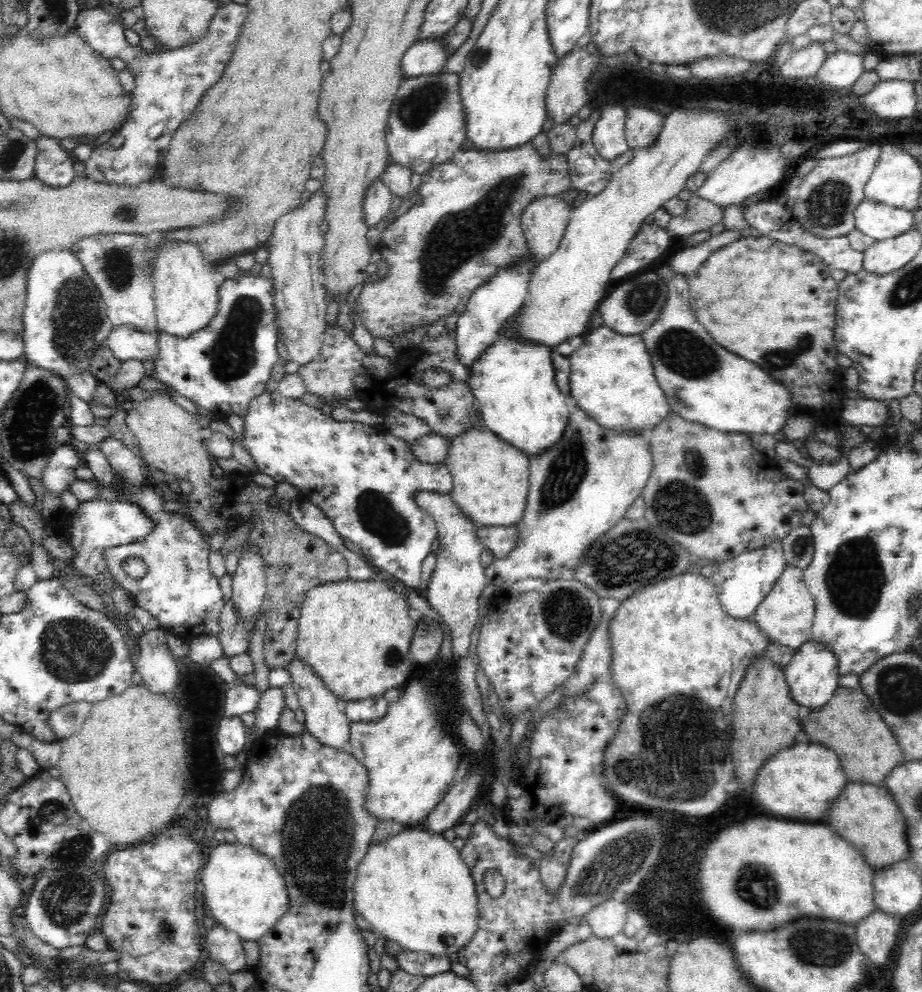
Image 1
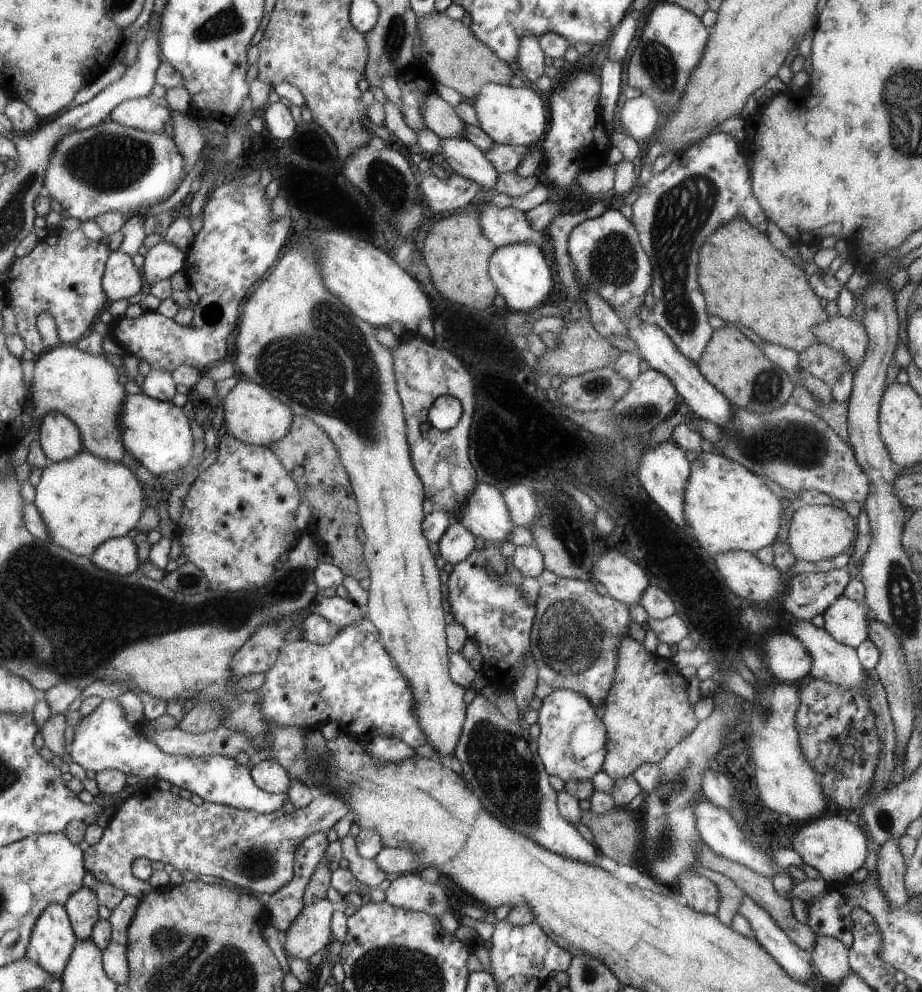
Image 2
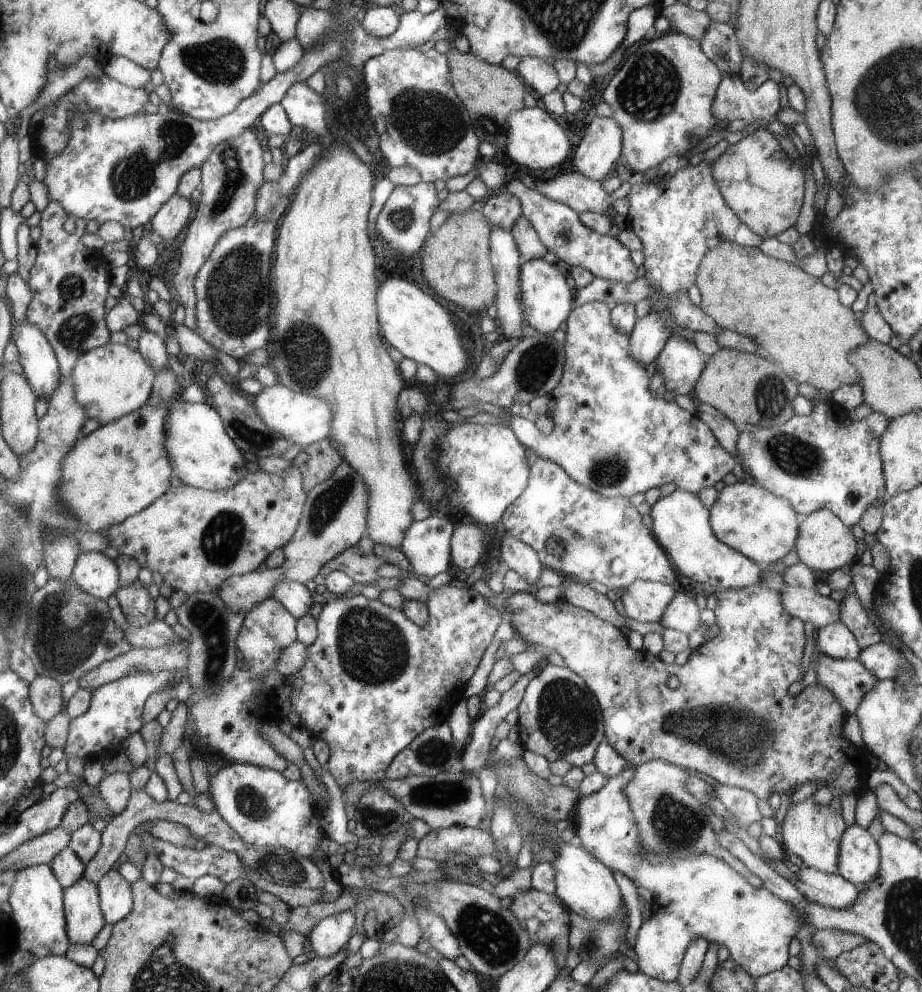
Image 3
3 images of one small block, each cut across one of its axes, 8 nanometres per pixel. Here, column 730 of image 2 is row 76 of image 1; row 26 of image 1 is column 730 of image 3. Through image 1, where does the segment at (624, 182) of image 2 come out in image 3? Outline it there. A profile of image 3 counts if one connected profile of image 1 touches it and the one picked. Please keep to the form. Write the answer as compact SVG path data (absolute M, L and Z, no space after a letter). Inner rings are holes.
M737 74L726 75L717 85L712 102L712 113L717 122L734 119L765 120L767 124L775 121L779 110L782 91L771 79L766 80L754 91L750 91ZM712 162L684 165L671 175L635 182L626 194L629 201L626 224L642 244L644 278L663 295L682 292L696 282L696 270L709 249L722 242L758 247L762 238L753 234L733 214L712 175Z

